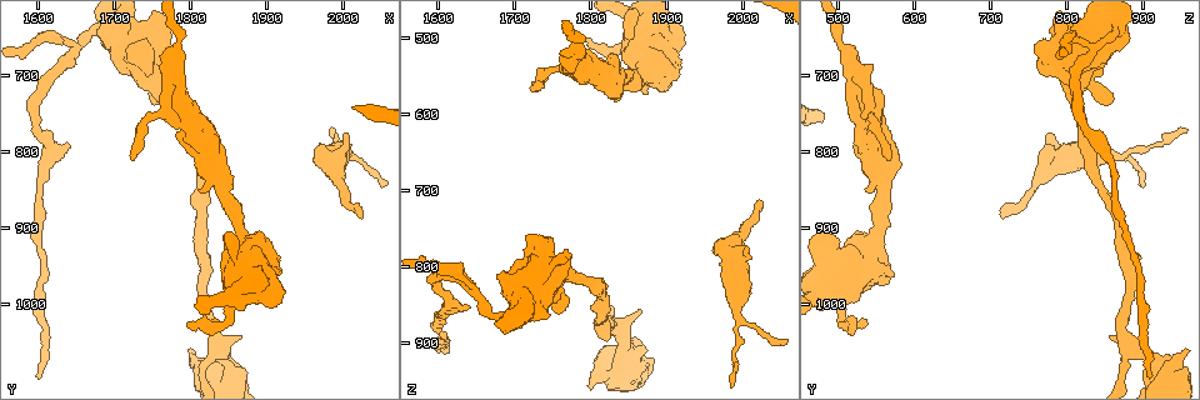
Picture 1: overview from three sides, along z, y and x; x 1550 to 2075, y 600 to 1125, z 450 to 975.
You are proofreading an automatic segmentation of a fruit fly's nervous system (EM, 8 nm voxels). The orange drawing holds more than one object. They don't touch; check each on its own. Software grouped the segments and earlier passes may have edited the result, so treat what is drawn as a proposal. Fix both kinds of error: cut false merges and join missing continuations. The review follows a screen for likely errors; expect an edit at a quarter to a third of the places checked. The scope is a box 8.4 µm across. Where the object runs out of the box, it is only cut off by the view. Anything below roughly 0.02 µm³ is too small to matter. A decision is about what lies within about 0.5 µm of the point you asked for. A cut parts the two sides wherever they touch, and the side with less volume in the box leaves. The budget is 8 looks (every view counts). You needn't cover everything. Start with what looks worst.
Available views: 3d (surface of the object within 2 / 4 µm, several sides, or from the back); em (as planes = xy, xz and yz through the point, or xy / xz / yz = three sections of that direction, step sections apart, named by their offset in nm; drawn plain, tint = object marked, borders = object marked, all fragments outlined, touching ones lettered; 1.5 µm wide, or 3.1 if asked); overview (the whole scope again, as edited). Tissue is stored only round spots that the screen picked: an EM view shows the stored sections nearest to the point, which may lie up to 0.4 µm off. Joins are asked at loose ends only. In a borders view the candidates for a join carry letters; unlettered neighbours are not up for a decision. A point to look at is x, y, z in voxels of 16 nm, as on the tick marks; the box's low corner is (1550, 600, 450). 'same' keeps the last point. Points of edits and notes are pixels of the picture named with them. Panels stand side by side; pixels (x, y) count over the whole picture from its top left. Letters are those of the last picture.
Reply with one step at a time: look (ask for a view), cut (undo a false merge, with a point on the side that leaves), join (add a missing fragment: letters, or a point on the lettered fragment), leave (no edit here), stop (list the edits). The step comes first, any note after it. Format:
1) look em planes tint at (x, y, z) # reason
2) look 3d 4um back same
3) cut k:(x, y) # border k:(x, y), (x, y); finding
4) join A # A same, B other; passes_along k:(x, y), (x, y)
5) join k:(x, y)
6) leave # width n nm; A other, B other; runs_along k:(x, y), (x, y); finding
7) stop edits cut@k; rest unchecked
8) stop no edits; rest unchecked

look em planes borders at (1800, 1030, 500)

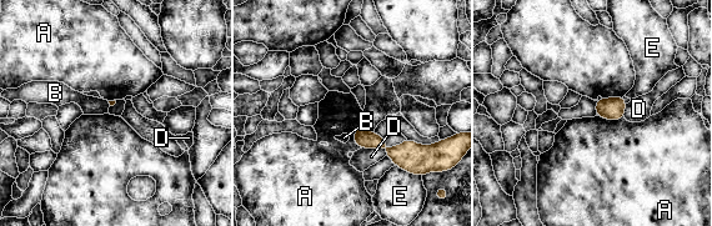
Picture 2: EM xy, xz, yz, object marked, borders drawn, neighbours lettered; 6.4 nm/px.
leave # A other, B other, D other, E other; border 2:(355, 126), (354, 141), (361, 147); no lettered fragment goes on from it

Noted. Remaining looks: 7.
look em planes tint at (2020, 885, 715) # thin end

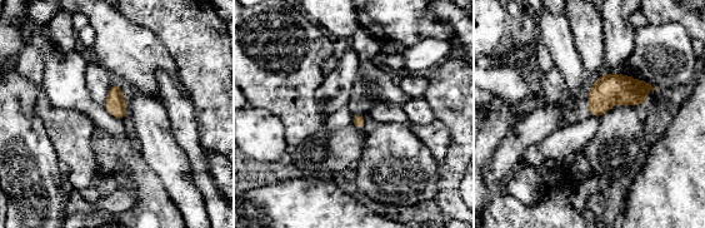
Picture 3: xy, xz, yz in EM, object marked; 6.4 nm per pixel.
look em planes borders same # what lies round it

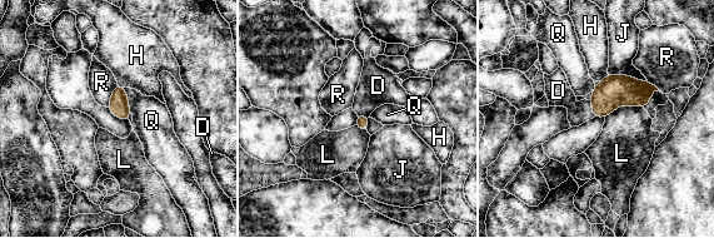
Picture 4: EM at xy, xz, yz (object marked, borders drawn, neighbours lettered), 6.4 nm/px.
join D # D same, H other, J other, L other, Q other, R other; it goes on there

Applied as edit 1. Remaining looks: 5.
look 3d 4um at (1725, 810, 570) # thin end

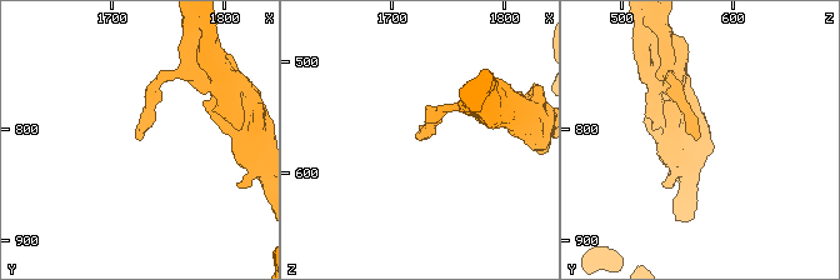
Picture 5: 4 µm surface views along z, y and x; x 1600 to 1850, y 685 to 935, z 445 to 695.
look em planes borders at (1724, 810, 568)

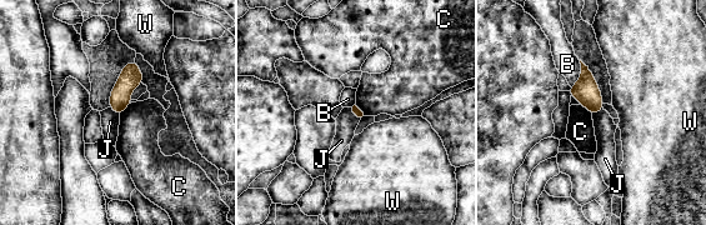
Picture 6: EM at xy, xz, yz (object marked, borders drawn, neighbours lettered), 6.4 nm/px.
leave # B other, C other, J other, W other; border 6:(602, 108), (592, 115); no lettered fragment goes on from it

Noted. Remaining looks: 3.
stop edits join@4; rest unchecked

